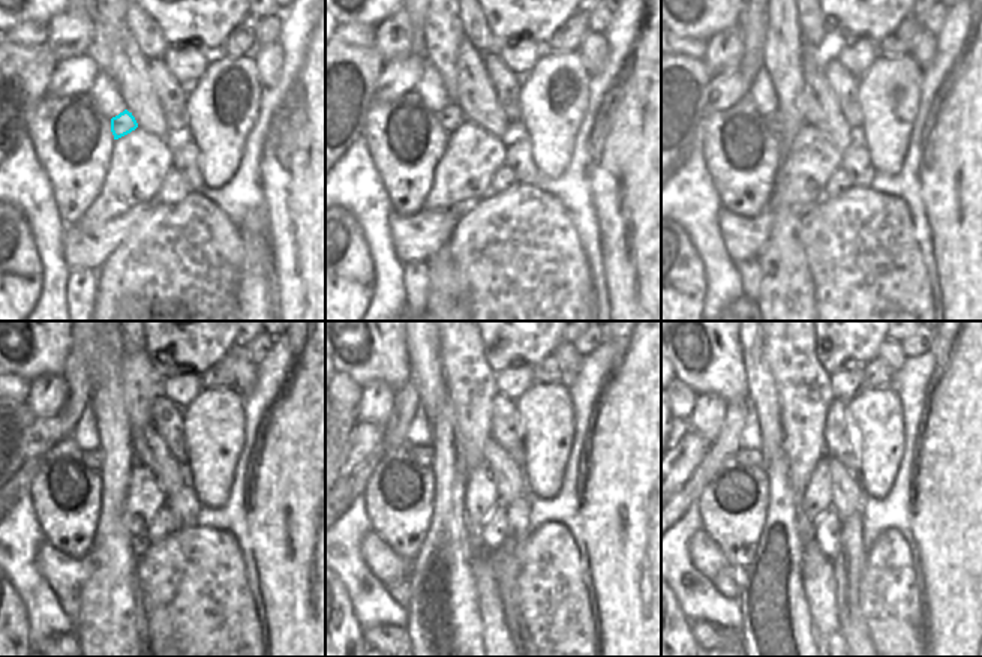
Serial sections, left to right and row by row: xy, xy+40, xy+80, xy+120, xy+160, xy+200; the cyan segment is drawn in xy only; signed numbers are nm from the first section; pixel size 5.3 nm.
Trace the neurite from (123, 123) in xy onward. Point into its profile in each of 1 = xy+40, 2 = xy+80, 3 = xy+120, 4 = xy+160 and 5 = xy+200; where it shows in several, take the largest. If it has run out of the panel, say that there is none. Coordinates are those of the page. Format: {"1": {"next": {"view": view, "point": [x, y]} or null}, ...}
{"1": {"next": {"view": "xy+40", "point": [452, 119]}}, "2": {"next": {"view": "xy+80", "point": [772, 120]}}, "3": {"next": {"view": "xy+120", "point": [93, 459]}}, "4": {"next": {"view": "xy+160", "point": [422, 455]}}, "5": {"next": {"view": "xy+200", "point": [750, 456]}}}

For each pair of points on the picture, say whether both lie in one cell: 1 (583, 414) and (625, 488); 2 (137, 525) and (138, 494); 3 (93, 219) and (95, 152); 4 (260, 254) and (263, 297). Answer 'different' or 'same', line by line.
1: different
2: same
3: different
4: same

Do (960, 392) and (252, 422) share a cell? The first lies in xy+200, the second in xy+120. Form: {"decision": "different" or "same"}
{"decision": "different"}

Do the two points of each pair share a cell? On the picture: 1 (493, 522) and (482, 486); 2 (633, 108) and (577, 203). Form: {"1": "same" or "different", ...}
{"1": "different", "2": "different"}

